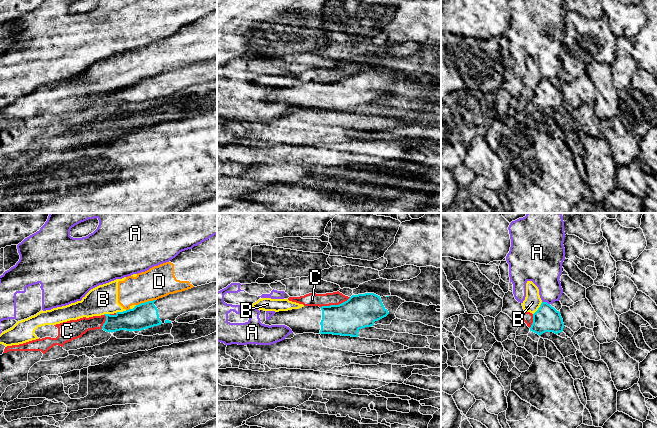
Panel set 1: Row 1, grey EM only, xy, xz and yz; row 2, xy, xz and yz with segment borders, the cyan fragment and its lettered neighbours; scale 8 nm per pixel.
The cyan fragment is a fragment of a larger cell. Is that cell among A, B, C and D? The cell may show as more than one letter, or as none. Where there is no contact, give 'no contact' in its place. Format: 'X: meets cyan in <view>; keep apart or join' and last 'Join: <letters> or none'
A: meets cyan in yz; keep apart
B: meets cyan in yz; keep apart
C: meets cyan in xz; keep apart
D: meets cyan in xy; keep apart
Join: none

